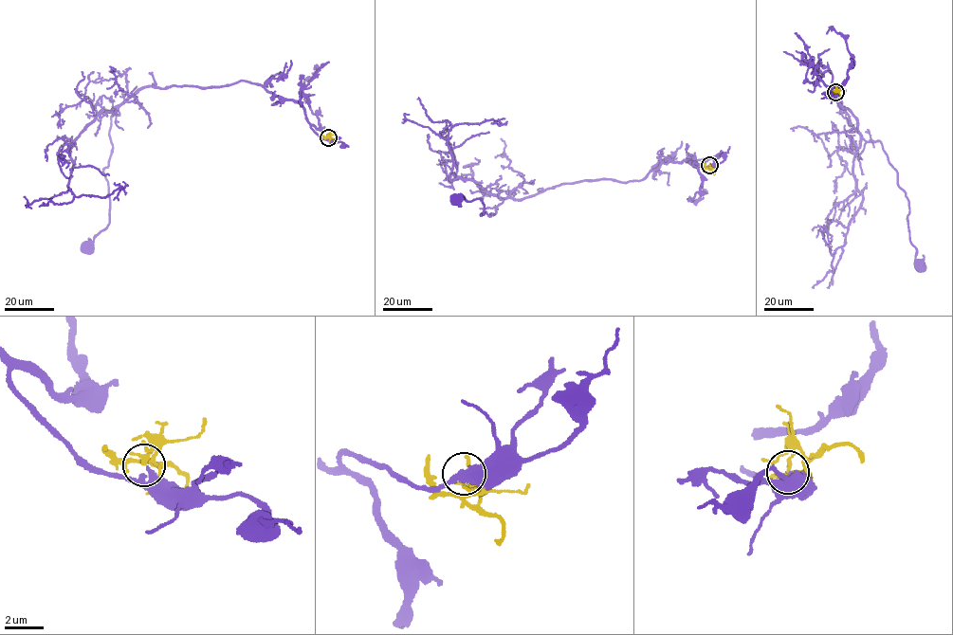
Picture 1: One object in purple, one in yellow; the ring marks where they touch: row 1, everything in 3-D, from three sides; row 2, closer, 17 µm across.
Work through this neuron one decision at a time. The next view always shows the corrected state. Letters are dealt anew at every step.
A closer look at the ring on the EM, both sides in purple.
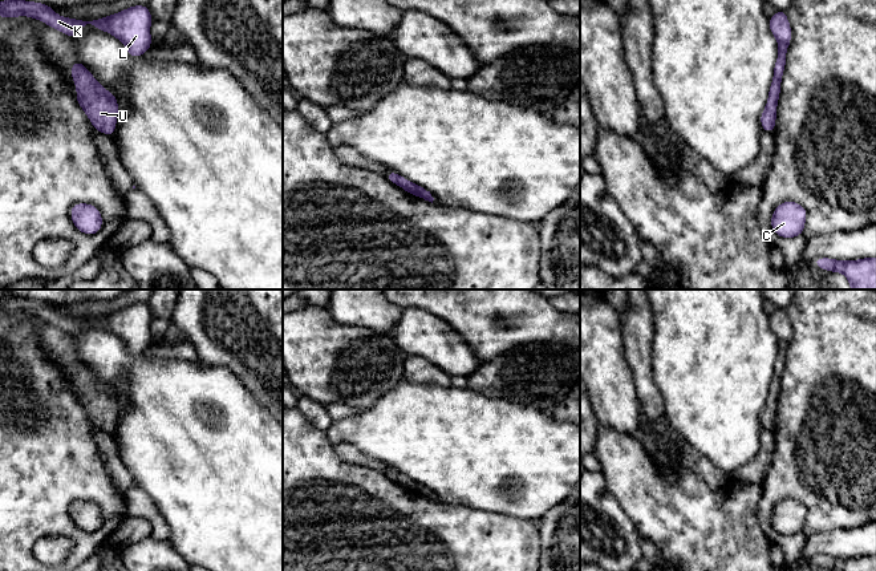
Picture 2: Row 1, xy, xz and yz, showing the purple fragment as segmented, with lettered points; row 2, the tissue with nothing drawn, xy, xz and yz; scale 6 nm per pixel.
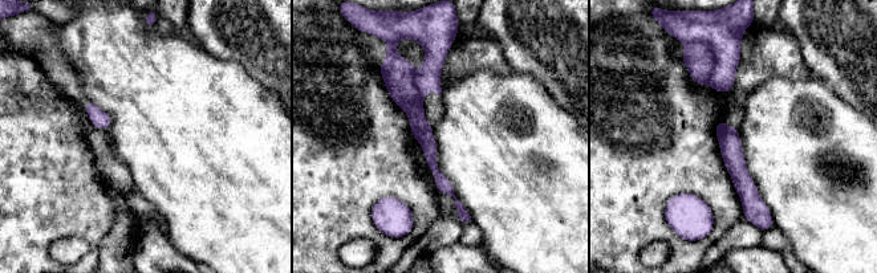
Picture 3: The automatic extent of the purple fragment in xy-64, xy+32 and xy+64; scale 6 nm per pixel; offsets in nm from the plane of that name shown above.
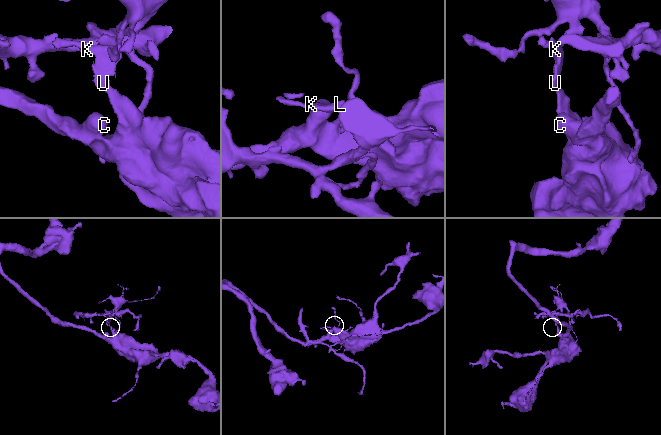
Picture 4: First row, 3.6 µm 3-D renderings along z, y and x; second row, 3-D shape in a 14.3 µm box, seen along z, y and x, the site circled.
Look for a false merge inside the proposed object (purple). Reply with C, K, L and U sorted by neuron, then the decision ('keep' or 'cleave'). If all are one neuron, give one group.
groups C K L U; keep

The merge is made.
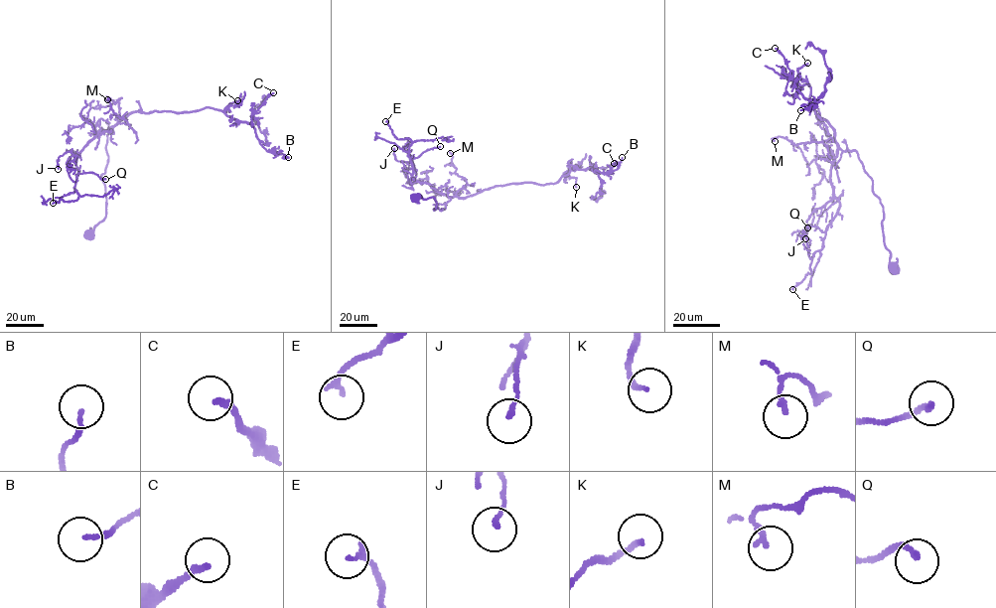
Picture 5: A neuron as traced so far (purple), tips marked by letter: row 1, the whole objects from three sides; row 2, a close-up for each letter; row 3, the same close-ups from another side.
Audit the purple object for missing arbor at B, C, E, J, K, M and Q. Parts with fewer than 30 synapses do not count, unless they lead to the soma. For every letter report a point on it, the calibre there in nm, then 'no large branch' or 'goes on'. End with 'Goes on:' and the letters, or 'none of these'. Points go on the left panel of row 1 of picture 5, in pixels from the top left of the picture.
B: (288, 157) | 140 nm | no large branch
C: (273, 92) | 240 nm | no large branch
E: (53, 203) | 170 nm | no large branch
J: (58, 169) | 130 nm | no large branch
K: (237, 100) | 160 nm | no large branch
M: (107, 99) | 160 nm | no large branch
Q: (105, 179) | 190 nm | no large branch
Goes on: none of these

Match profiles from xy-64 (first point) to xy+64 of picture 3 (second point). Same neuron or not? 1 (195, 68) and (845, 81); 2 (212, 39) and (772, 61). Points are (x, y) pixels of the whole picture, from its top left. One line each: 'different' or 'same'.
1: different
2: different

